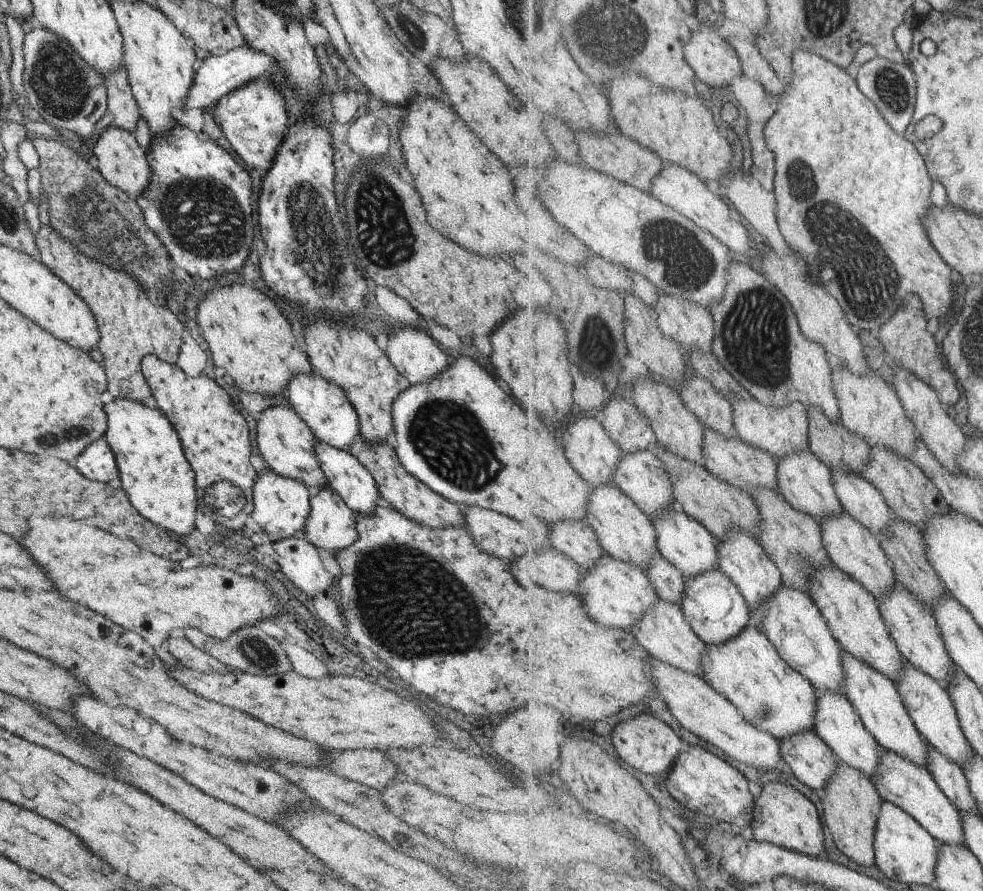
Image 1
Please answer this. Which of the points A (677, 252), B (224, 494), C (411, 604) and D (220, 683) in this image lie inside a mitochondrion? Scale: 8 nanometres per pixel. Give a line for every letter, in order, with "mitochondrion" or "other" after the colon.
A: mitochondrion
B: mitochondrion
C: mitochondrion
D: other

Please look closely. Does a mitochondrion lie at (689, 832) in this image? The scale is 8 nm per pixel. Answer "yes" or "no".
no

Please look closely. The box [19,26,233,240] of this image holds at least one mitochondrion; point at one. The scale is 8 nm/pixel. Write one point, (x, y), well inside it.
(62, 86)

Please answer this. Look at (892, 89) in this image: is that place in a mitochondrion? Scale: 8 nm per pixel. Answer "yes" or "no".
yes

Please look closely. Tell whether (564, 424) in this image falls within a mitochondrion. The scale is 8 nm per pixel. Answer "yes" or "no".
no

